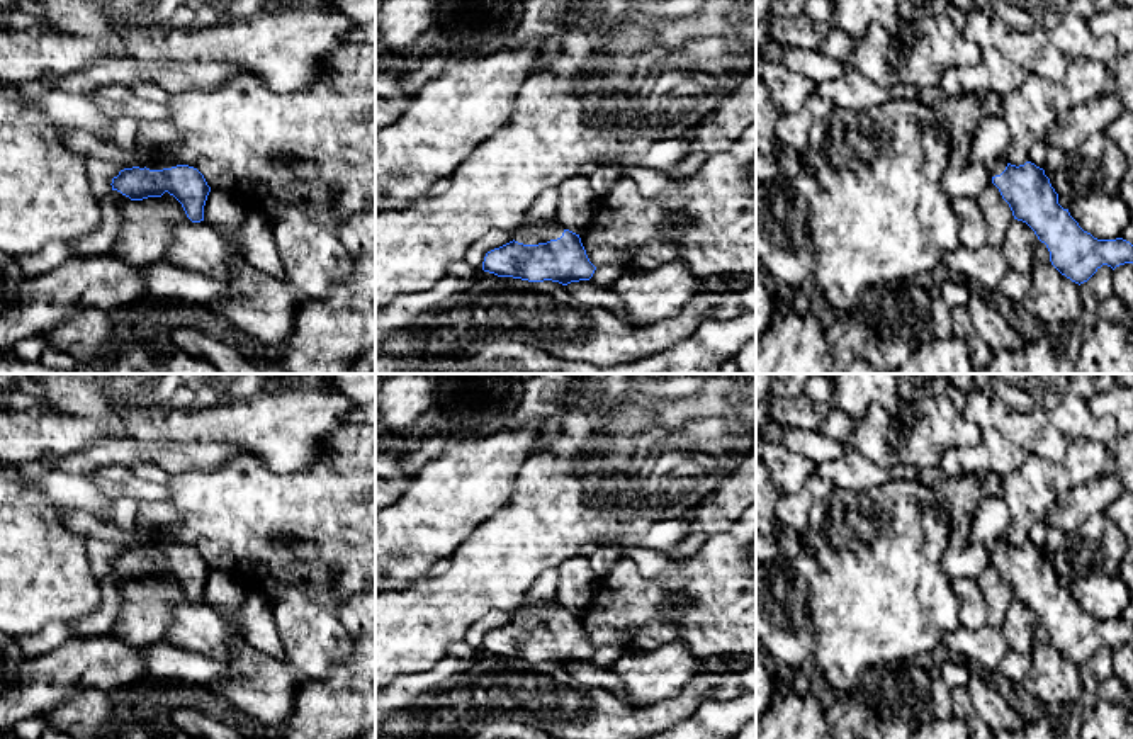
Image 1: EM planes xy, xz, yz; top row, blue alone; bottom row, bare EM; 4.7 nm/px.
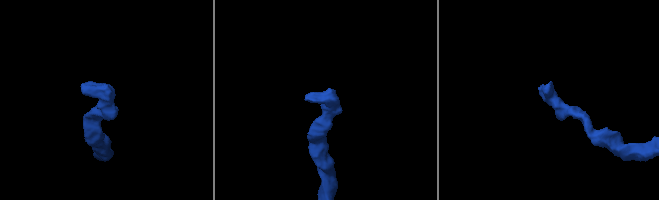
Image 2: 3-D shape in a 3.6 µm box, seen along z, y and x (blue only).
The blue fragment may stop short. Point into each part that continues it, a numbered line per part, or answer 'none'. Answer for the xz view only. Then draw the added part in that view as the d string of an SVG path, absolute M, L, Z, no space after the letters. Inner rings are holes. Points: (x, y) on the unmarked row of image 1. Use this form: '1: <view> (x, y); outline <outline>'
1: xz (549, 610); outline M549 600L538 605L521 605L515 612L515 622L523 625L538 625L561 618L564 606L557 600Z

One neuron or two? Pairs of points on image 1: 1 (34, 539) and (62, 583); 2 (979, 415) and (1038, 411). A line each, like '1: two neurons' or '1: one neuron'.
1: one neuron
2: one neuron

